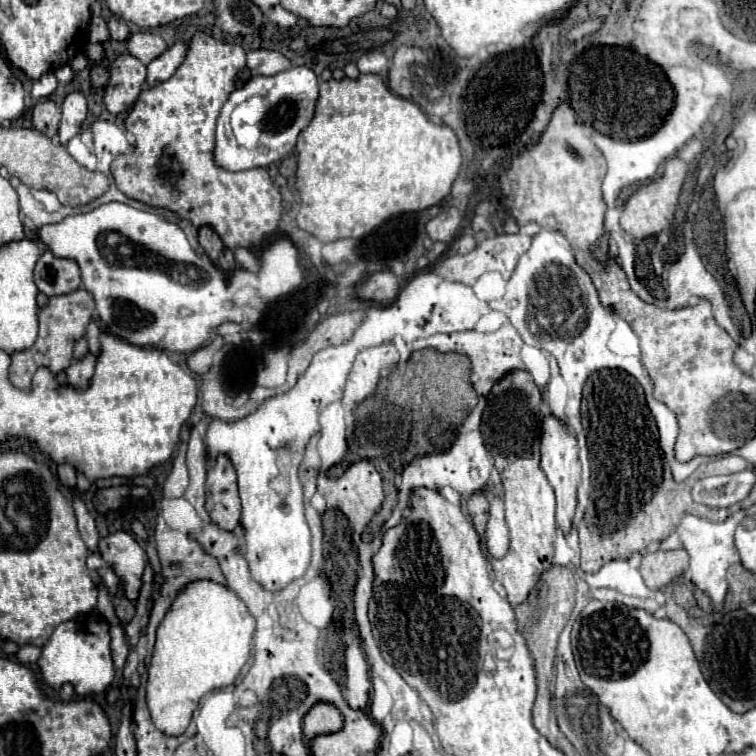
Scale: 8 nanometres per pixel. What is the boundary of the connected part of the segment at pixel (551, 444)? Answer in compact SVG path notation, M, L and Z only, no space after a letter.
M555 417L543 419L543 437L541 437L541 469L545 471L551 487L557 495L557 527L567 535L571 531L571 521L577 507L577 487L581 483L581 463L577 457L577 439L569 427L559 423Z

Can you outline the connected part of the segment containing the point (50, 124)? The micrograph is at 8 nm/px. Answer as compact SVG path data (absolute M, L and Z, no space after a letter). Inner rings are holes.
M43 101L33 107L33 125L47 137L55 137L59 129L61 111L53 101Z

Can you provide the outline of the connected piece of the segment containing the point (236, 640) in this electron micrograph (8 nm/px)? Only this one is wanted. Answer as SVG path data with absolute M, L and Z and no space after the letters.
M195 581L185 587L157 629L153 659L147 669L146 703L161 733L181 735L203 695L235 683L249 659L253 633L255 621L231 589L213 581Z

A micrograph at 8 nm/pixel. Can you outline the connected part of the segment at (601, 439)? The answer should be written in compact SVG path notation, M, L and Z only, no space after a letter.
M601 371L587 381L585 395L591 399L587 447L593 469L593 511L585 513L578 535L581 568L588 573L596 573L609 560L627 559L631 553L643 551L642 555L647 555L657 549L682 549L683 541L676 532L679 521L685 511L691 513L693 505L697 505L691 499L689 483L675 483L671 479L671 469L661 455L657 425L645 403L643 387L629 379L623 371Z

